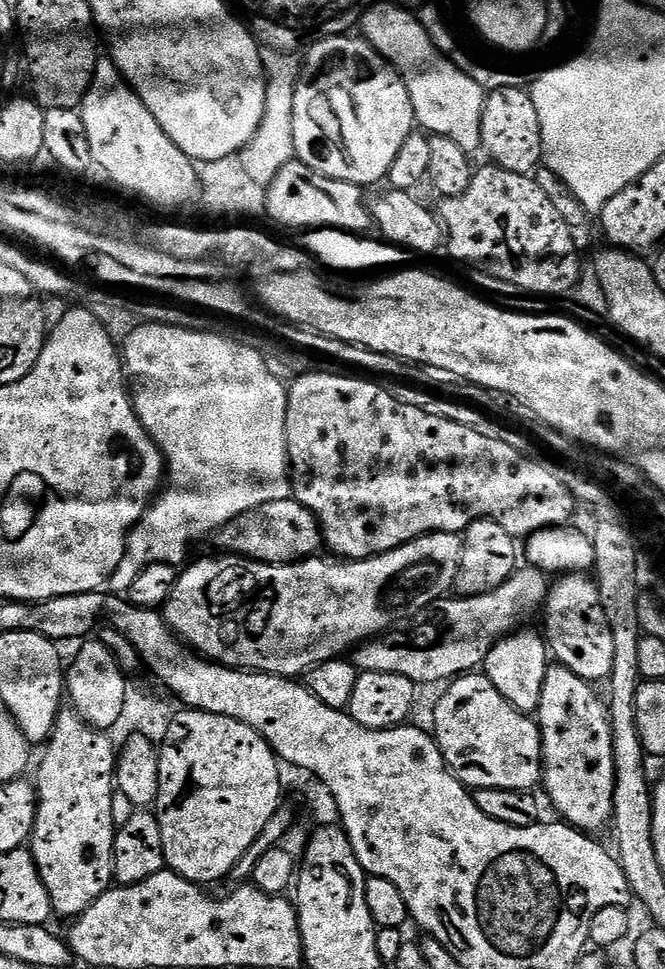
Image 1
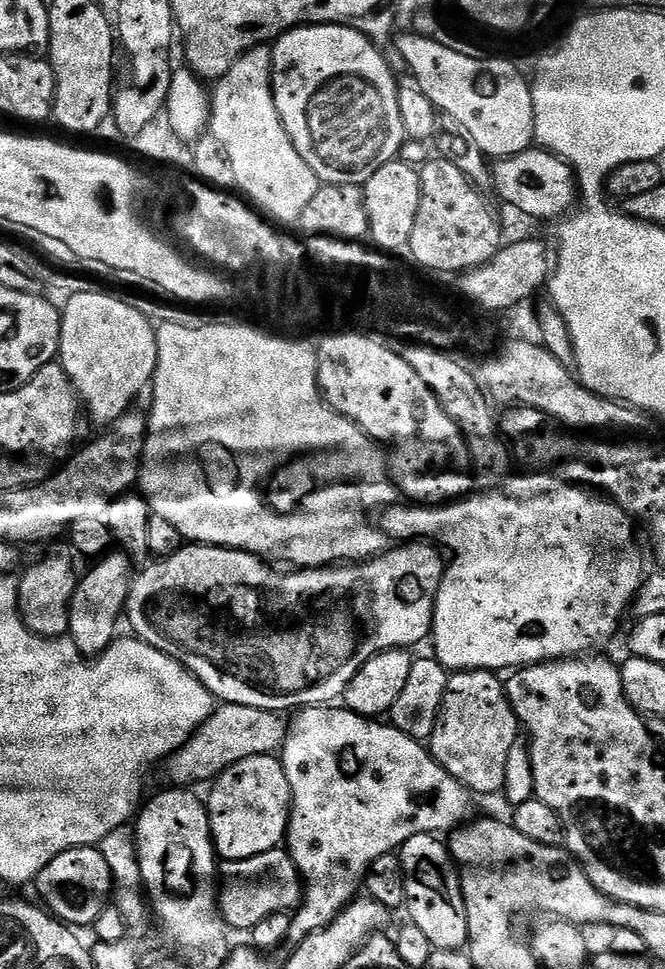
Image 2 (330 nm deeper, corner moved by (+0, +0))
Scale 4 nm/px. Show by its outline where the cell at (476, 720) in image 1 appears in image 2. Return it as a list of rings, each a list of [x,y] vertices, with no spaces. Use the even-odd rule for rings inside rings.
[[[452,672],[448,677],[436,729],[432,732],[430,741],[432,757],[473,794],[499,793],[503,789],[506,778],[506,758],[510,758],[510,746],[514,746],[514,742],[518,739],[516,711],[508,700],[505,681],[500,679],[501,677],[495,672]]]

